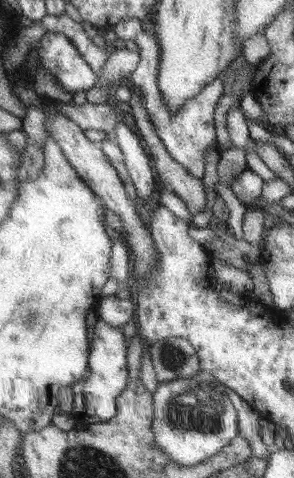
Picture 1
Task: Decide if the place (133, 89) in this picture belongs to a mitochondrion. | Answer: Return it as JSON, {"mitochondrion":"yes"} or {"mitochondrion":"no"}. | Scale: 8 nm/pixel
{"mitochondrion":"no"}

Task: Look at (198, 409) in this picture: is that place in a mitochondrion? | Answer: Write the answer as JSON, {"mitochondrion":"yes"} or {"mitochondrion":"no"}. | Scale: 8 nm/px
{"mitochondrion":"yes"}

